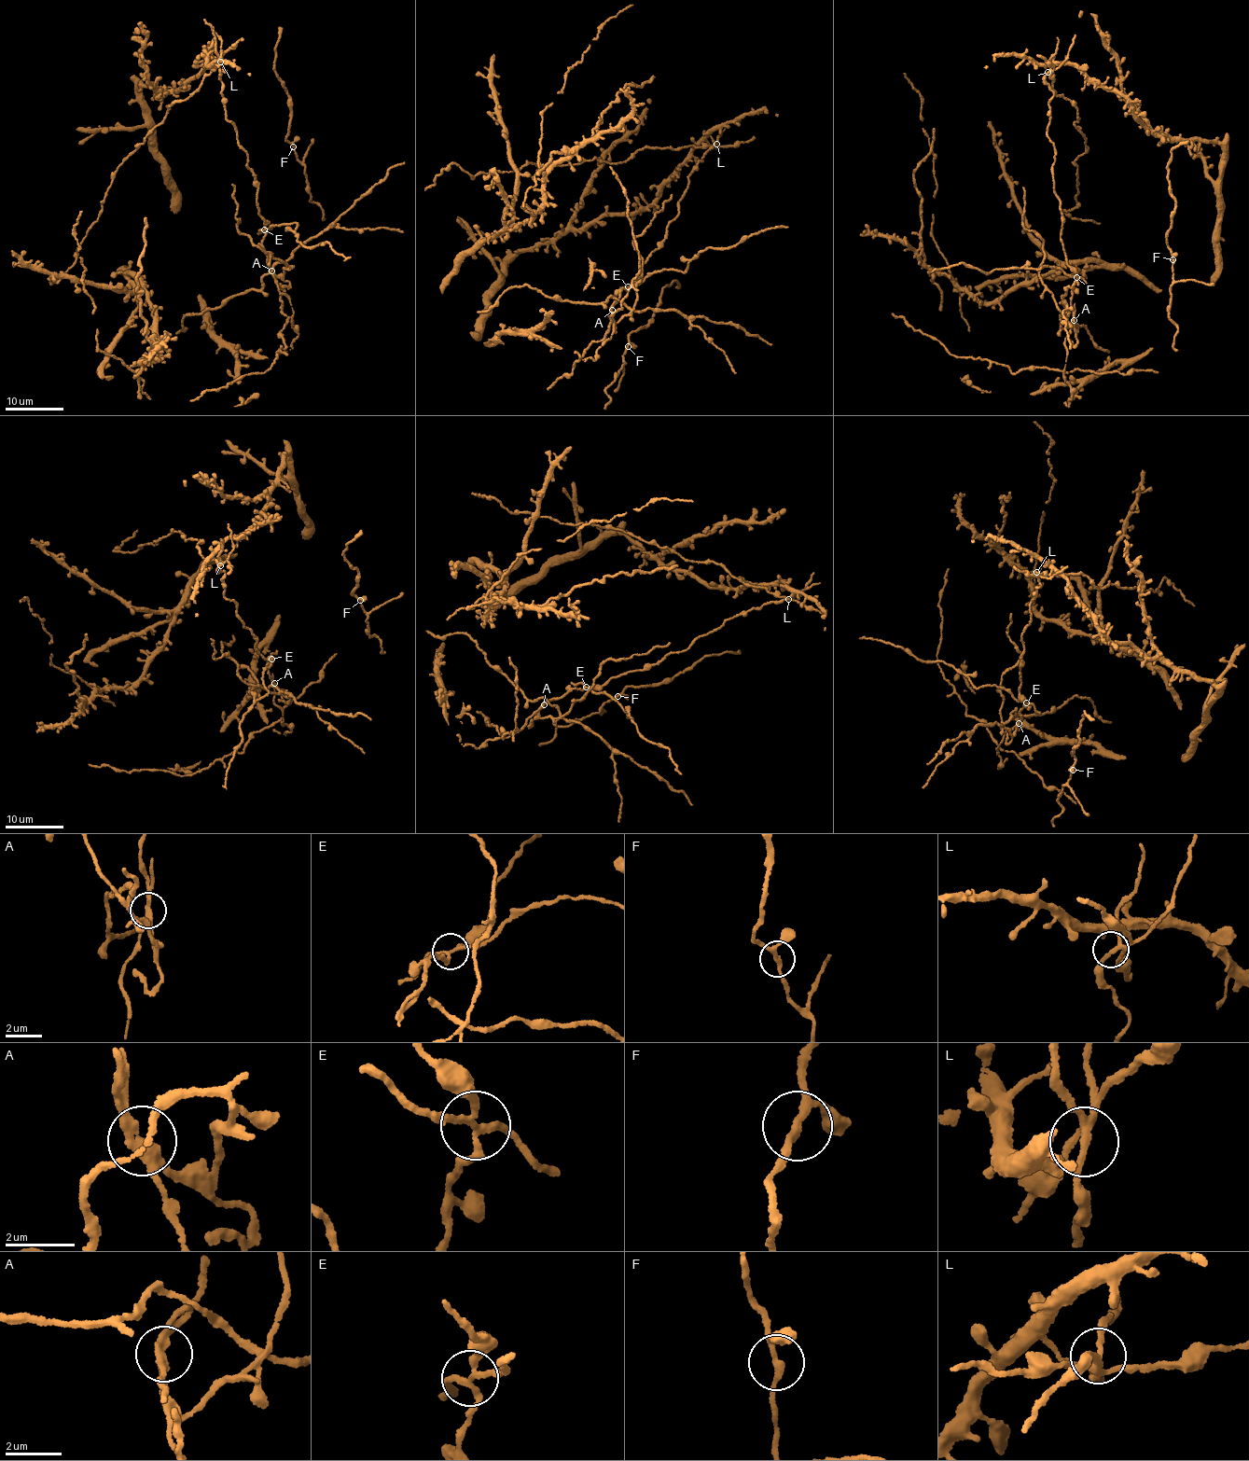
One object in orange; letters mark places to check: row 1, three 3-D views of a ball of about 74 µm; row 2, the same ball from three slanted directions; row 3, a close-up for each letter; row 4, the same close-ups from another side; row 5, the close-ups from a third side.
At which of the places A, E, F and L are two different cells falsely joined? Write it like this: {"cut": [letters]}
{"cut": ["A", "E"]}

